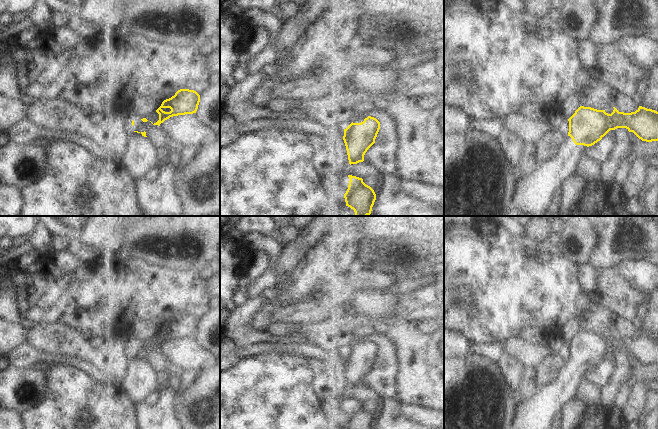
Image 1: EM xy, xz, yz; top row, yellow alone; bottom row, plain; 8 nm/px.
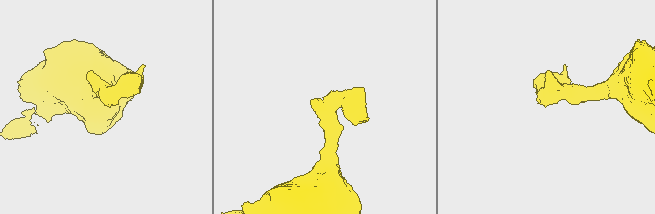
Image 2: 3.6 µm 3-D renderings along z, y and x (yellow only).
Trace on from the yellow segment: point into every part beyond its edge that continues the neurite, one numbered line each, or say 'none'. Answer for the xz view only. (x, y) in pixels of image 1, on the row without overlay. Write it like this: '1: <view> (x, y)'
1: xz (360, 339)

